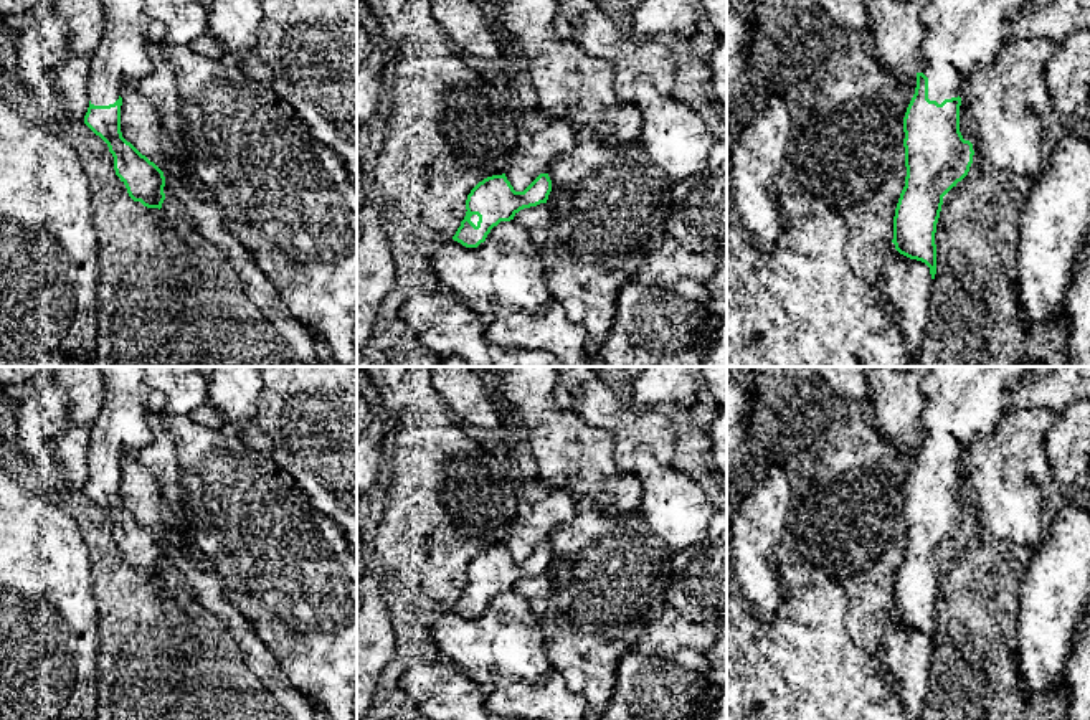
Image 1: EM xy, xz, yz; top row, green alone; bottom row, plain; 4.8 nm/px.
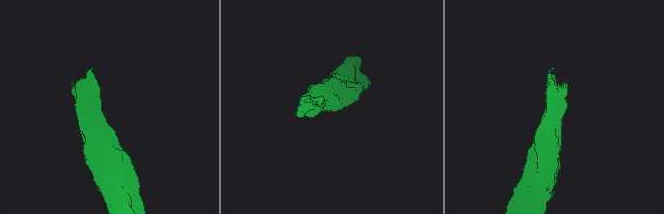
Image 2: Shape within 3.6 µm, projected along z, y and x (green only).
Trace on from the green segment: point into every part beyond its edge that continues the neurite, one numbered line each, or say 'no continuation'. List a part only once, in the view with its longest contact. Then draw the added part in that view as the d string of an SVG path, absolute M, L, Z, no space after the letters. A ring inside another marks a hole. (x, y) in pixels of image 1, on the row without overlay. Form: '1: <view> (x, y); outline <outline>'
1: yz (962, 403); outline M926 367L920 381L925 408L918 443L928 448L928 469L958 467L973 441L999 423L1009 391L1029 367Z

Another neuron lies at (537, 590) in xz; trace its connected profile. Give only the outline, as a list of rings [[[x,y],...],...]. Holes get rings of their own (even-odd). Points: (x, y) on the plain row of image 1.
[[[540,573],[515,583],[514,591],[525,598],[528,608],[540,618],[552,598],[552,581],[547,573]]]

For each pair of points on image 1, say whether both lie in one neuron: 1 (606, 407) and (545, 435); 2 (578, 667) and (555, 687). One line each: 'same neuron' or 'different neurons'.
1: different neurons
2: different neurons

